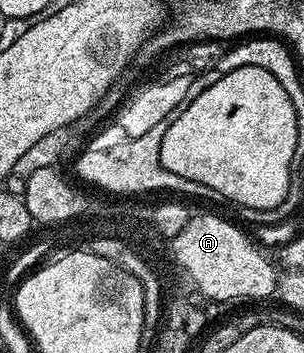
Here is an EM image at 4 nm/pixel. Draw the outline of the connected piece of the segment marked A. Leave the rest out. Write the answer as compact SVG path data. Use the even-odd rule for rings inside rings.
M204 213L205 215L194 214L188 221L187 225L183 225L183 233L178 235L171 240L171 247L173 247L173 255L177 258L177 263L186 271L187 274L193 278L192 286L202 291L209 301L215 301L218 299L219 302L225 303L228 299L265 299L268 295L272 296L277 289L277 280L279 278L279 271L276 266L272 267L271 264L265 260L265 255L244 235L242 228L238 224L229 222L228 219L222 219L219 215L214 215L212 213Z

